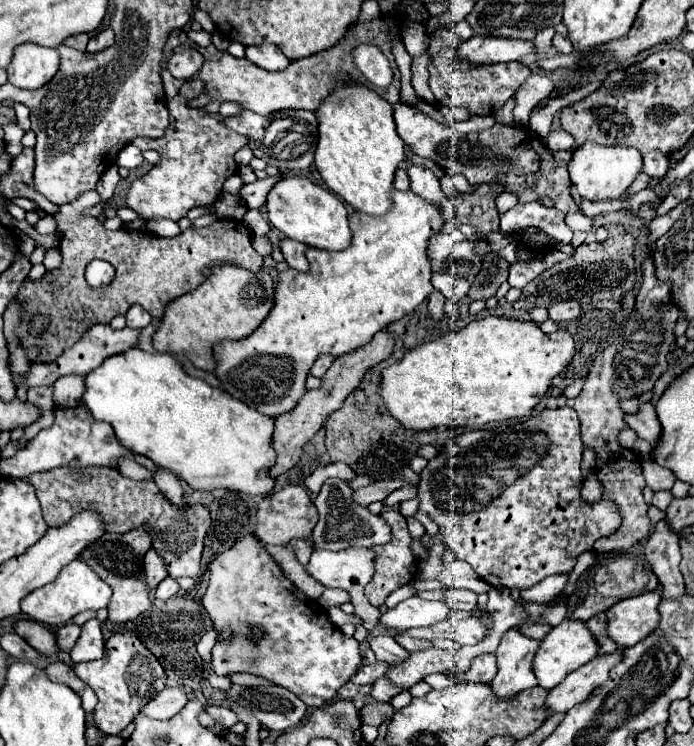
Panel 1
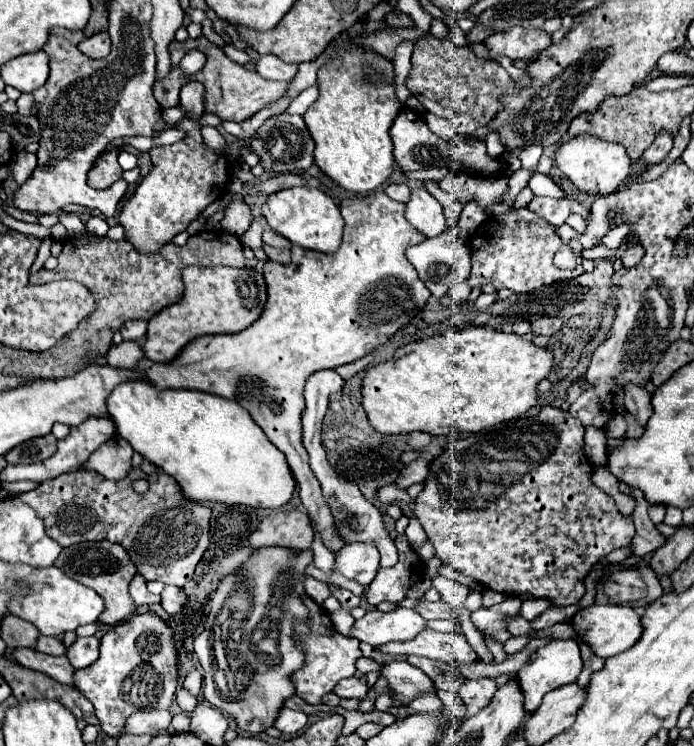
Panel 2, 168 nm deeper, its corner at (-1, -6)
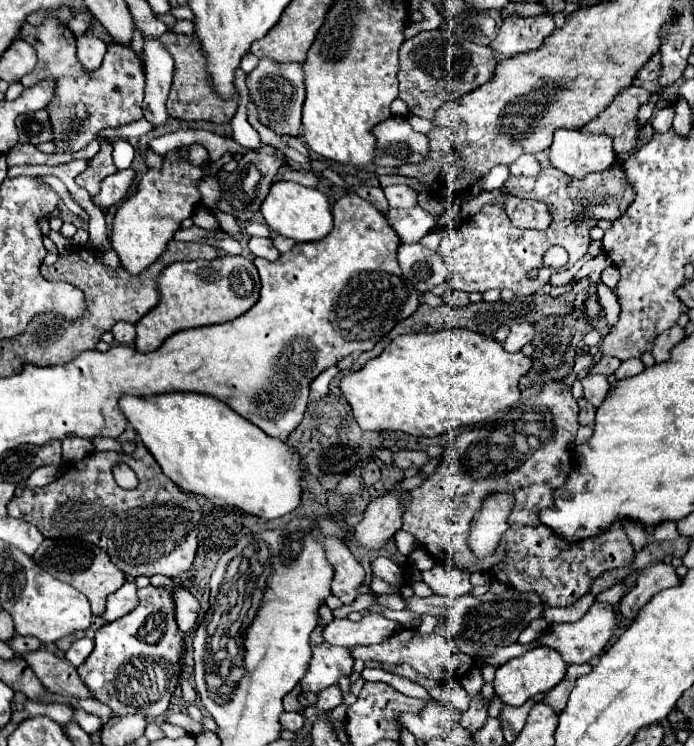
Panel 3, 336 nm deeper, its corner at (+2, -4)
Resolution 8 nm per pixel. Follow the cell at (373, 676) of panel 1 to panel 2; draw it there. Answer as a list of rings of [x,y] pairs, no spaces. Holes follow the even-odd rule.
[[[356,677],[352,679],[342,679],[338,681],[338,685],[334,687],[334,693],[342,699],[360,699],[364,697],[368,691],[368,685],[366,683],[360,683]]]

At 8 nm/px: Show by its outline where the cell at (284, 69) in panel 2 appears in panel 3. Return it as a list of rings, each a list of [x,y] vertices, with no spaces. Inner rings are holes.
[[[263,57],[259,65],[249,73],[247,87],[257,103],[259,121],[271,127],[279,137],[301,135],[301,105],[305,101],[305,73],[299,63],[277,63]]]

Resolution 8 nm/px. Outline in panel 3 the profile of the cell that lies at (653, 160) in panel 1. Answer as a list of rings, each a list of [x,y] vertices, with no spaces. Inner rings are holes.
[[[661,107],[661,109],[657,109],[655,117],[651,119],[653,133],[659,135],[659,133],[665,133],[665,131],[671,131],[673,115],[675,115],[675,107]]]

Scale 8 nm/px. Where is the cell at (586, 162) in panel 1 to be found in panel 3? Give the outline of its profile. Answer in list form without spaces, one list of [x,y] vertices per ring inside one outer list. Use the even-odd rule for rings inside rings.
[[[567,129],[555,131],[549,159],[553,167],[577,179],[585,179],[589,173],[601,173],[617,165],[617,153],[609,135]]]

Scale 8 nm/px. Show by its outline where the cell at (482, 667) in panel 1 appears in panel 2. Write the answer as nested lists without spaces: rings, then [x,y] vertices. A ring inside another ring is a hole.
[[[468,679],[460,687],[460,699],[468,709],[468,715],[476,715],[480,709],[484,709],[496,693],[496,681],[494,679]]]

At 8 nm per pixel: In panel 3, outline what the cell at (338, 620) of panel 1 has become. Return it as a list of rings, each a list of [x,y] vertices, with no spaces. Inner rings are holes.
[[[367,613],[361,621],[353,623],[349,619],[333,619],[325,631],[323,639],[327,643],[335,643],[341,647],[355,647],[355,645],[375,645],[383,639],[389,639],[395,631],[403,625],[383,617],[381,613]]]

